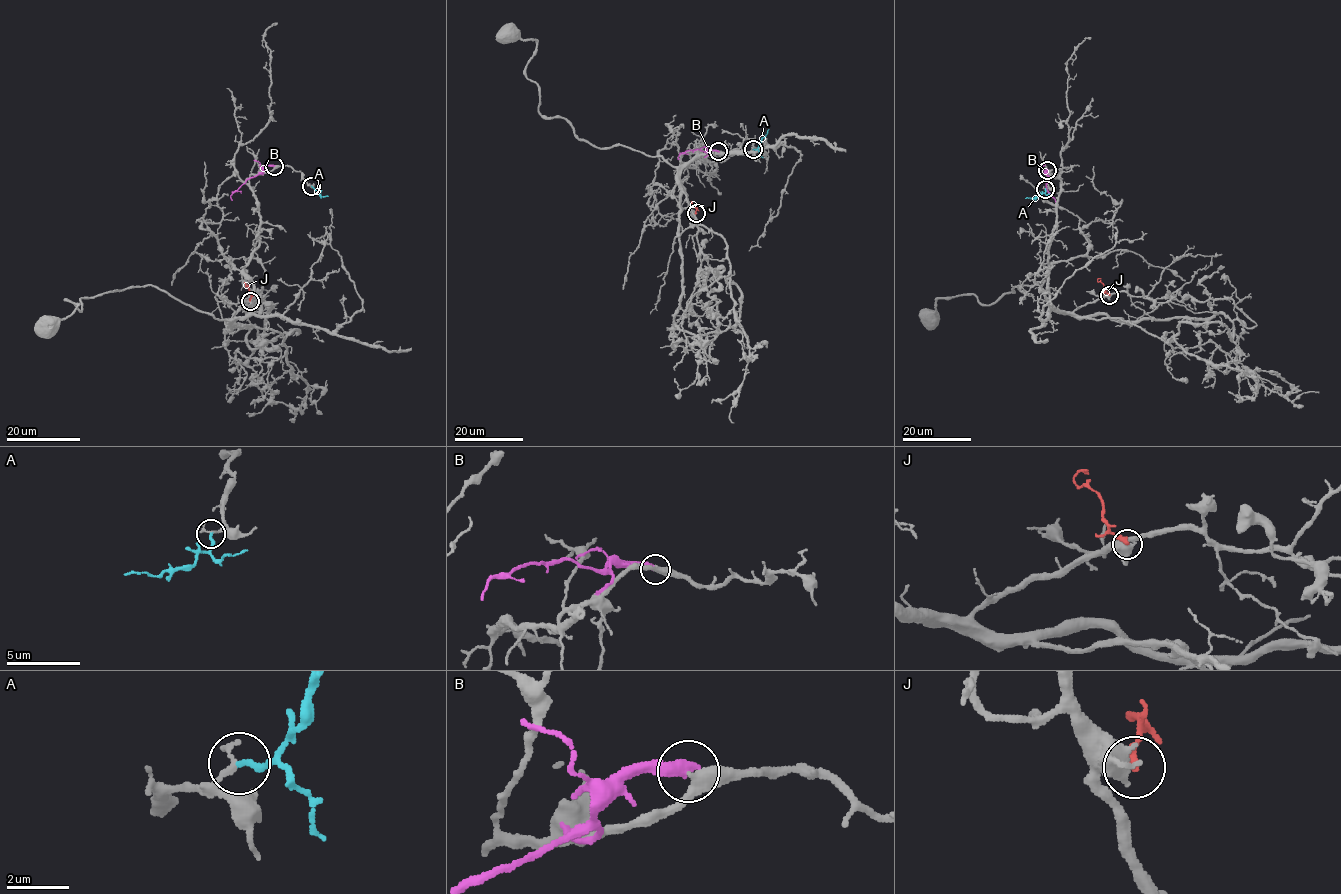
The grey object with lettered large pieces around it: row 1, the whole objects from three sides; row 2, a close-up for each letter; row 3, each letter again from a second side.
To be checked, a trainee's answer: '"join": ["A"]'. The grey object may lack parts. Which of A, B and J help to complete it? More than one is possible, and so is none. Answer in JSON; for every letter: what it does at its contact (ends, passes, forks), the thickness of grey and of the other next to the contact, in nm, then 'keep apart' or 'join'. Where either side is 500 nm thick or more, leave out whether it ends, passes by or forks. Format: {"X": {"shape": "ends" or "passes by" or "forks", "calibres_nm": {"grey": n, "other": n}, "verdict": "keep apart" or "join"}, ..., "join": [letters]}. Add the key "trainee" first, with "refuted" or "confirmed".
{"trainee": "confirmed", "A": {"shape": "ends", "calibres_nm": {"grey": 200, "other": 190}, "verdict": "join"}, "B": {"shape": "ends", "calibres_nm": {"grey": 400, "other": 440}, "verdict": "keep apart"}, "J": {"calibres_nm": {"grey": 600, "other": 260}, "verdict": "keep apart"}, "join": ["A"]}

